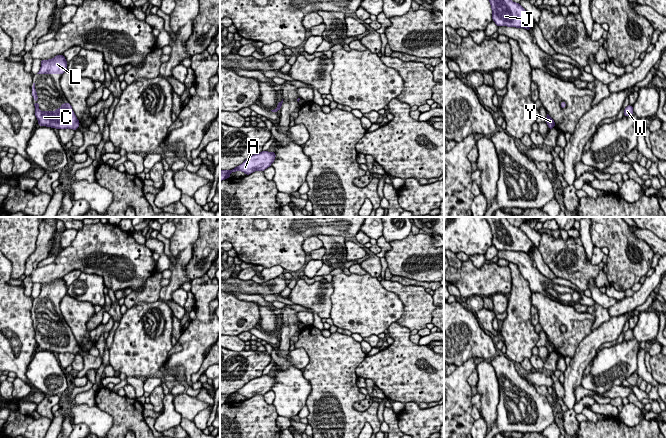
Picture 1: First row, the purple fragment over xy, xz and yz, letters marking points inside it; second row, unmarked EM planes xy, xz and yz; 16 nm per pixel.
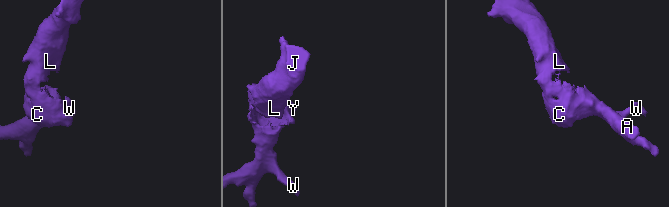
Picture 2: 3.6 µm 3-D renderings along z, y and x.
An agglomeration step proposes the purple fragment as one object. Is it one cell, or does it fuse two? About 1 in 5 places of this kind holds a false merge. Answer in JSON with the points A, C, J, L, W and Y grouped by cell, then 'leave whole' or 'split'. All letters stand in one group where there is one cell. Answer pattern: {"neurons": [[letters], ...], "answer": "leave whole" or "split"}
{"neurons": [["A", "C", "J", "L", "W", "Y"]], "answer": "leave whole"}

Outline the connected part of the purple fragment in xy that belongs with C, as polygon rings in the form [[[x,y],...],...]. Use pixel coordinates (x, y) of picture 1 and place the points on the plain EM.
[[[35,307],[32,309],[32,320],[34,322],[34,330],[35,330],[35,340],[38,344],[38,349],[46,350],[56,353],[78,353],[80,347],[77,343],[72,330],[70,327],[66,326],[61,329],[59,333],[53,335],[40,335],[37,316],[35,313]]]

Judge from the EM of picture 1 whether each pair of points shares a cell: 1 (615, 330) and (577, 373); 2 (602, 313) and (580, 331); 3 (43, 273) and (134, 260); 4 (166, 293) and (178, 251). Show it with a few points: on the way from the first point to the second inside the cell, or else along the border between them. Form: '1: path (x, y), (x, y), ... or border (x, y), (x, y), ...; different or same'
1: path (602, 335), (585, 352), (580, 360); same
2: border (587, 311), (594, 317), (592, 329); different
3: path (66, 261), (94, 250), (106, 250), (111, 253); same
4: path (174, 283), (178, 278), (179, 261); same

